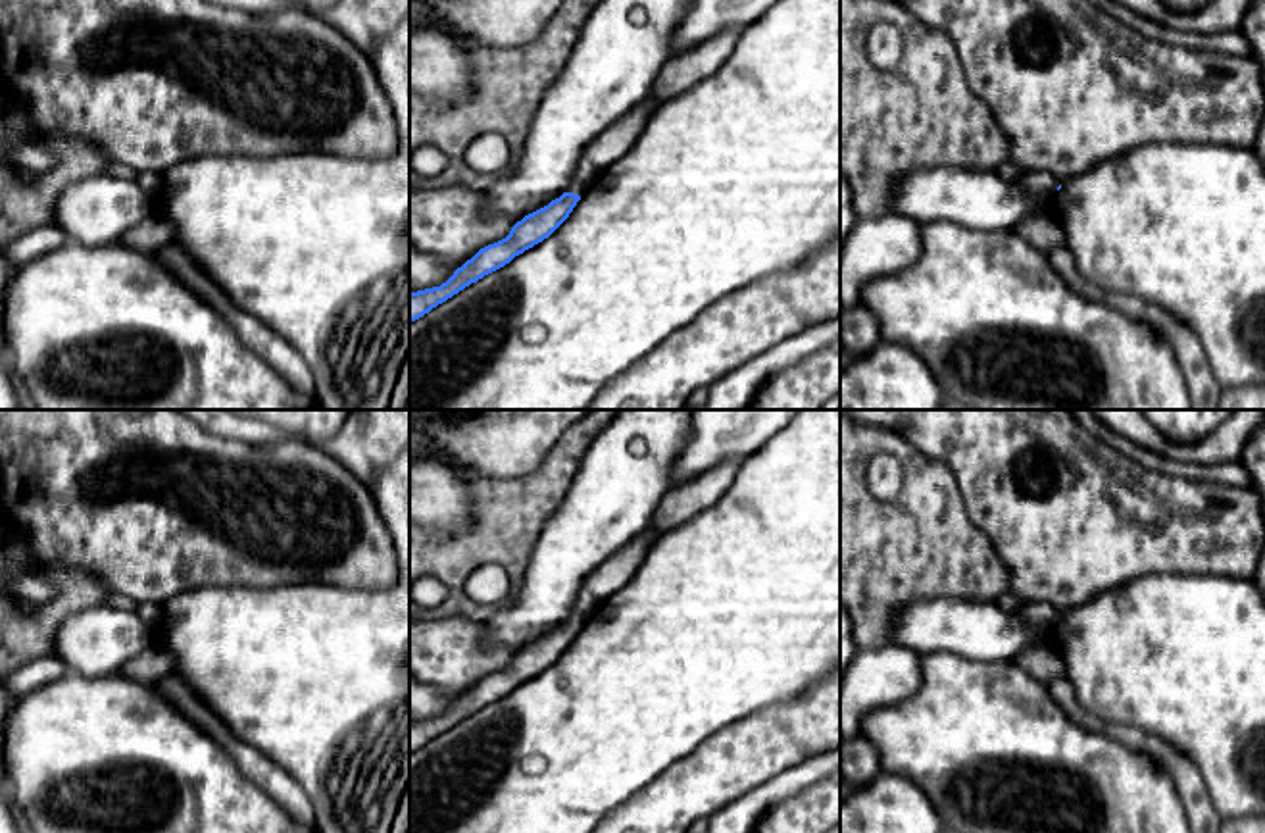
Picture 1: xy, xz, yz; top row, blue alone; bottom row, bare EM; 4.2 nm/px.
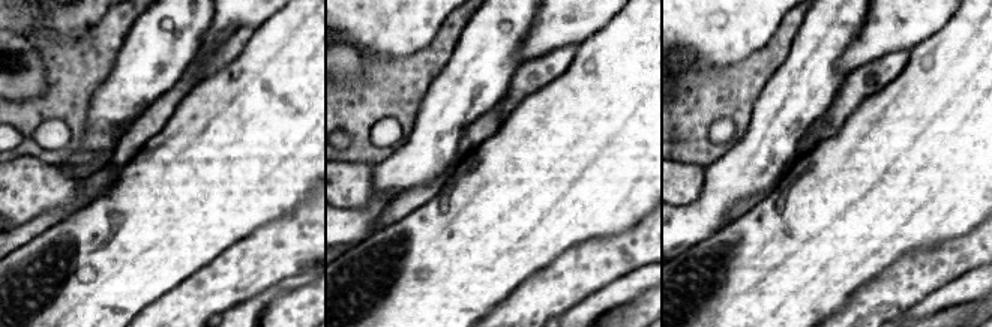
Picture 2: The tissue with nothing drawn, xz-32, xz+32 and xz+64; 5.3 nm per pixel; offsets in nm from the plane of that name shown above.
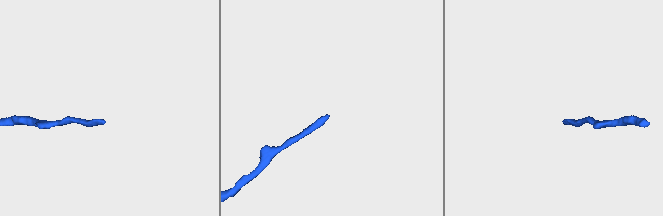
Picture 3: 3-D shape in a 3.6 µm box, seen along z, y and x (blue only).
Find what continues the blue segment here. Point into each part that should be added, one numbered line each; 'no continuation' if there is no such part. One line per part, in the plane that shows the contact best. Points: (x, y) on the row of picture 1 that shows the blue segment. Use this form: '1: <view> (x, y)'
1: xz (616, 141)

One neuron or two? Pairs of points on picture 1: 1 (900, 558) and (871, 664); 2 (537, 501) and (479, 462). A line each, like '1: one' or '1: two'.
1: two
2: two

